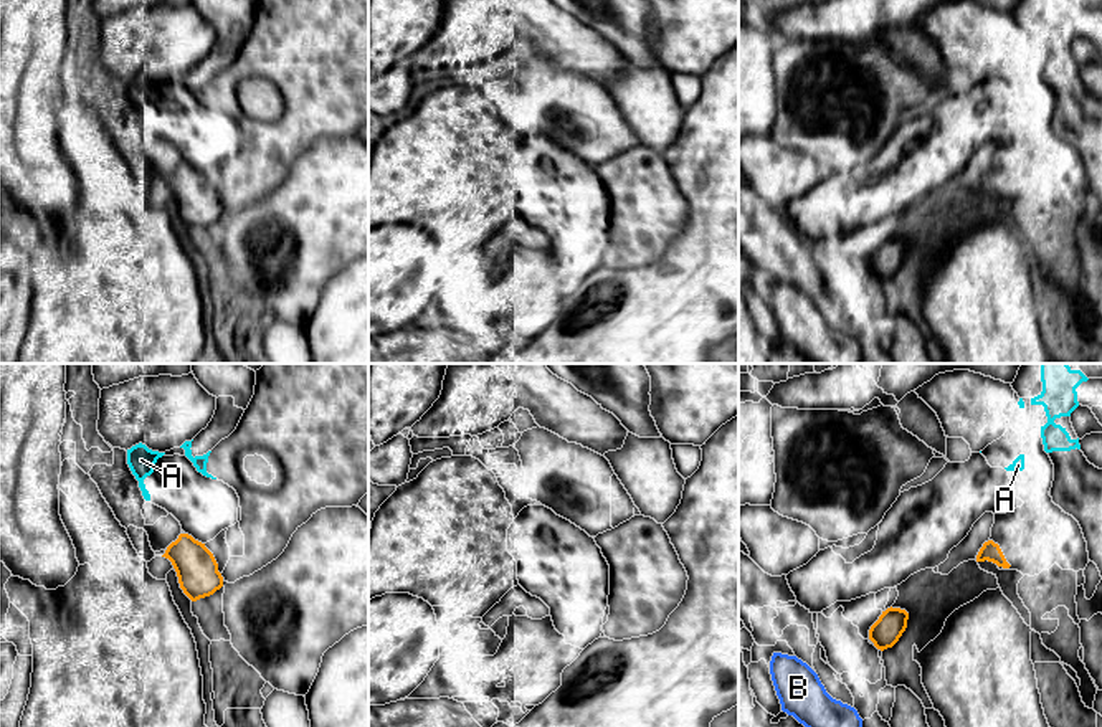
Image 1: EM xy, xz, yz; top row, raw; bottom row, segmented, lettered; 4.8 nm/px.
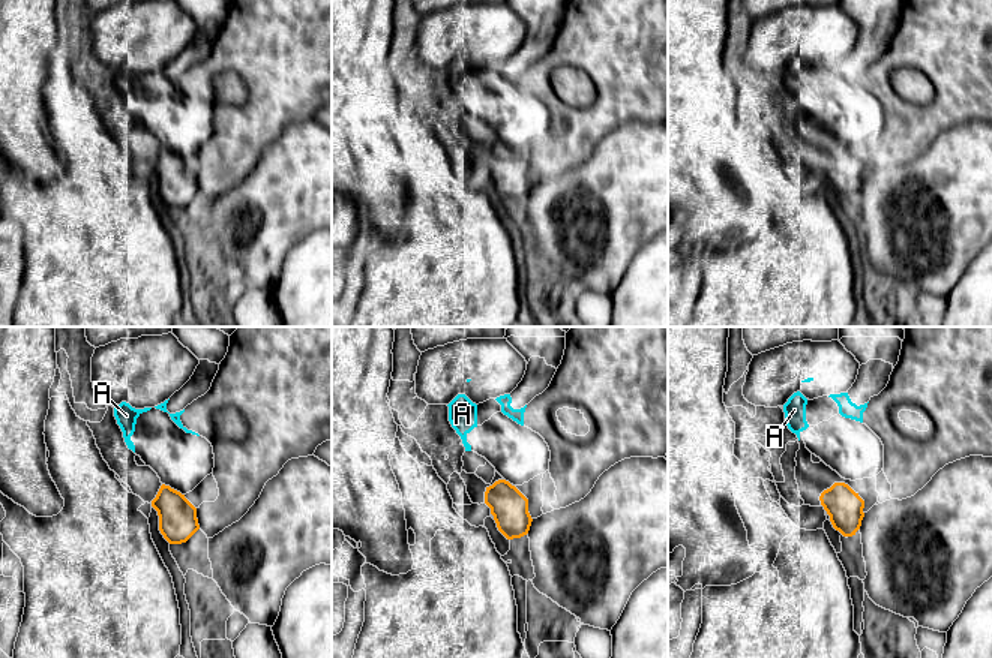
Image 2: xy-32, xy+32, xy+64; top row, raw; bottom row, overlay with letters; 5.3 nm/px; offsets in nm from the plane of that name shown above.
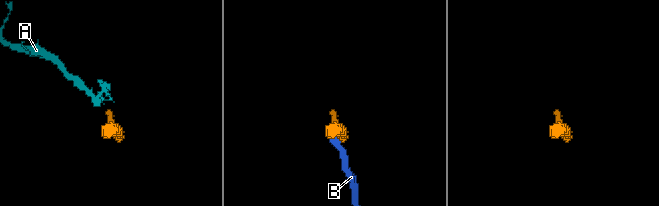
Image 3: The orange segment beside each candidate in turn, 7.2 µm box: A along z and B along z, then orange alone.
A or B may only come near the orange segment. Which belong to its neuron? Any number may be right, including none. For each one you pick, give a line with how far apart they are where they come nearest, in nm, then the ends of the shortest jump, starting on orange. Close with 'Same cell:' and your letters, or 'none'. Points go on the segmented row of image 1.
A: 220 nm apart; from orange across xy (180, 534), (149, 499)
Same cell: A

